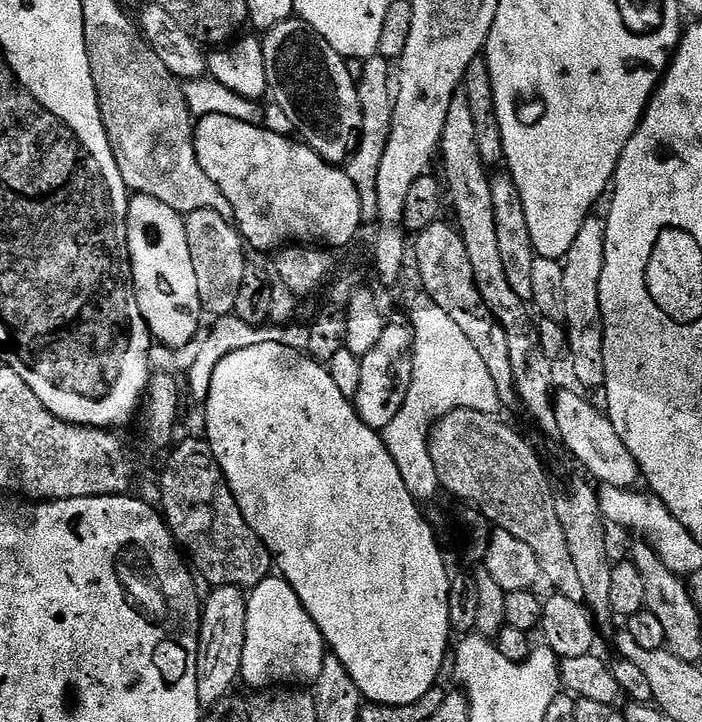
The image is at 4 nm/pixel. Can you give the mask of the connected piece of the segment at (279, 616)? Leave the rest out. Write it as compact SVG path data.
M278 576L261 580L253 588L255 590L249 595L248 602L241 681L255 691L283 686L298 688L317 683L328 663L328 647L324 635L293 588Z

